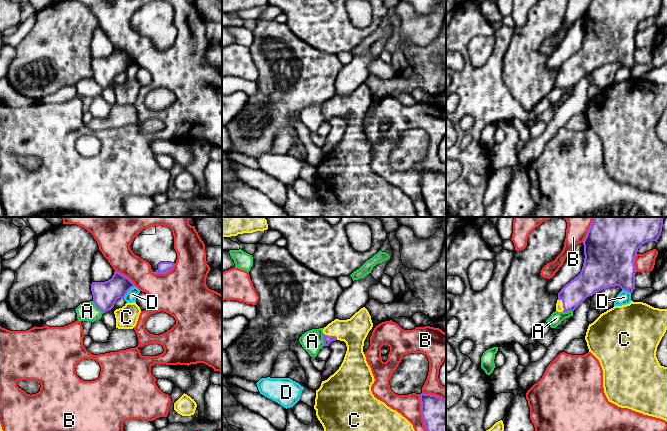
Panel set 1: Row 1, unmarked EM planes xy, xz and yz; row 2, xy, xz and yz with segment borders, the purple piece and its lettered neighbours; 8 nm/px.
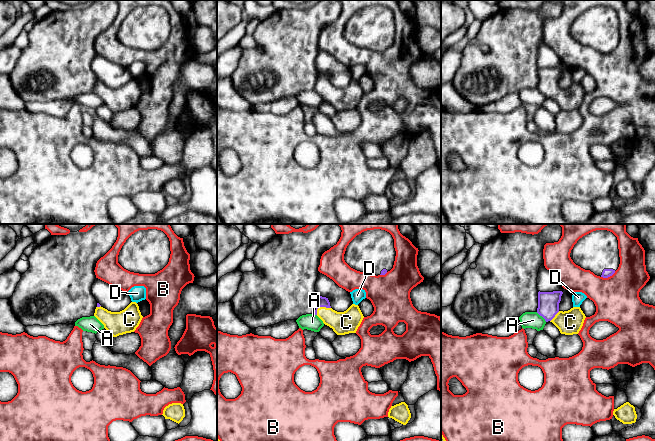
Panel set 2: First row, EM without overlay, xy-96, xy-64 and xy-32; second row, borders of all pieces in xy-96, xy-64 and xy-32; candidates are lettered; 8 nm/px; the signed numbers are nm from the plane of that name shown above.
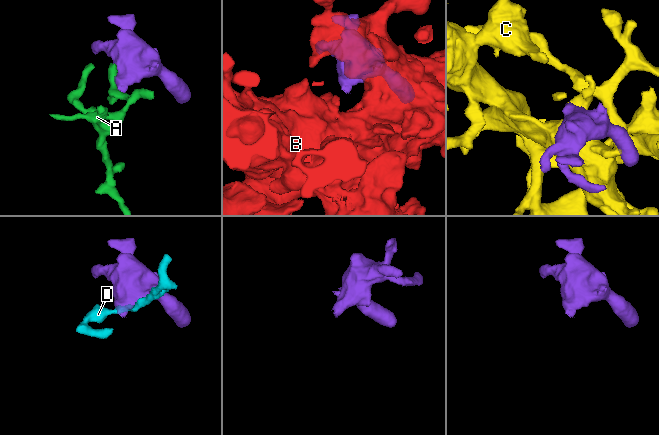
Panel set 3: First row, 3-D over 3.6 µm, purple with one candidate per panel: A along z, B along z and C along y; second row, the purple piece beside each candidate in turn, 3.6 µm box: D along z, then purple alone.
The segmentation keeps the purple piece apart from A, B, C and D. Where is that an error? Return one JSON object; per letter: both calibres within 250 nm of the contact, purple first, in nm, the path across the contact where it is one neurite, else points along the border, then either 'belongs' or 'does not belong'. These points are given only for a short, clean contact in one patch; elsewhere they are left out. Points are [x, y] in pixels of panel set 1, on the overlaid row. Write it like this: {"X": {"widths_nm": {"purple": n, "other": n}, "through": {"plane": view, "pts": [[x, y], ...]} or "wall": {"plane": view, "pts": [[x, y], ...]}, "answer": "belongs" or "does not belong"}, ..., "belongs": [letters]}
{"A": {"widths_nm": {"purple": 200, "other": 160}, "answer": "does not belong"}, "B": {"widths_nm": {"purple": 260, "other": 190}, "answer": "does not belong"}, "C": {"widths_nm": {"purple": 70, "other": 220}, "through": {"plane": "xz", "pts": [[327, 339], [331, 336], [336, 331], [353, 331]]}, "answer": "belongs"}, "D": {"widths_nm": {"purple": 200, "other": 90}, "answer": "does not belong"}, "belongs": ["C"]}

